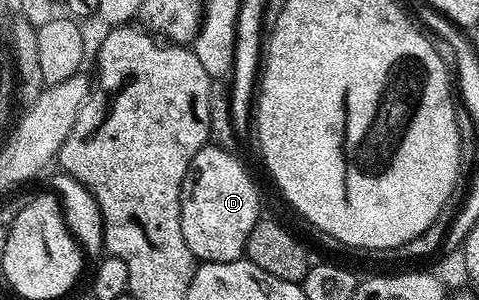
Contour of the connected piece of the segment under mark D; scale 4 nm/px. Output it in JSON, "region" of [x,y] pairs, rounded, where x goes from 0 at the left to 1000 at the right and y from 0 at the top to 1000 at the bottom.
{"region":[[[441,473],[405,527],[397,563],[397,597],[376,643],[376,737],[380,740],[380,793],[388,793],[388,820],[397,820],[411,870],[445,880],[447,873],[480,873],[503,863],[511,850],[516,797],[534,737],[545,730],[543,640],[526,603],[522,577],[509,563],[491,503],[459,493]]]}

